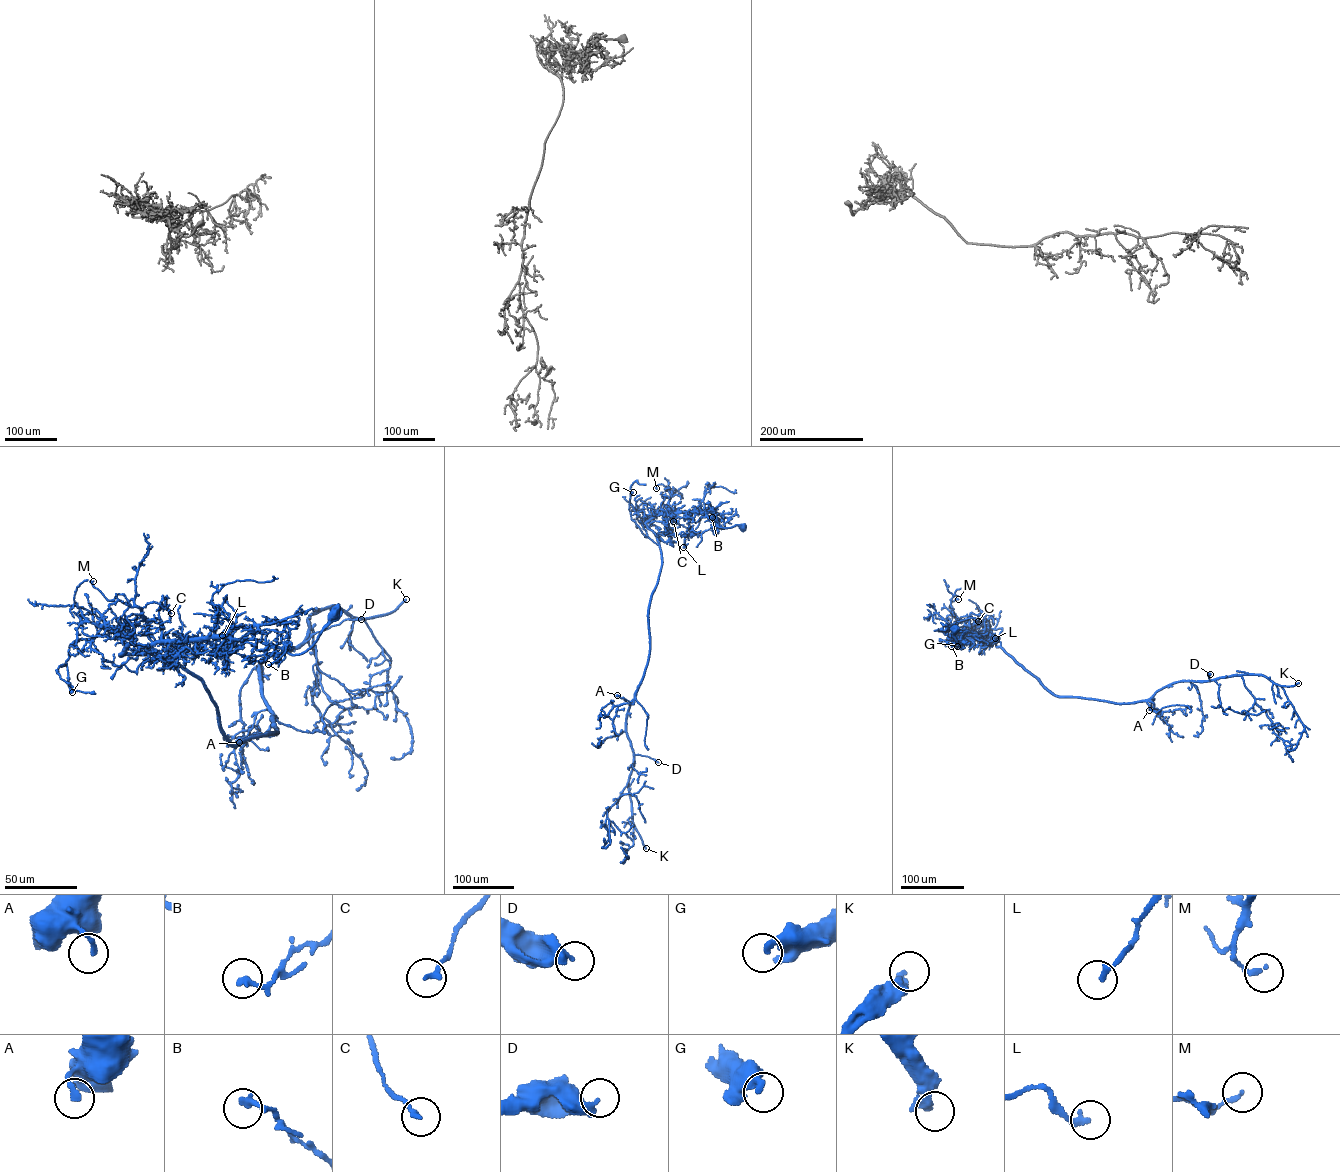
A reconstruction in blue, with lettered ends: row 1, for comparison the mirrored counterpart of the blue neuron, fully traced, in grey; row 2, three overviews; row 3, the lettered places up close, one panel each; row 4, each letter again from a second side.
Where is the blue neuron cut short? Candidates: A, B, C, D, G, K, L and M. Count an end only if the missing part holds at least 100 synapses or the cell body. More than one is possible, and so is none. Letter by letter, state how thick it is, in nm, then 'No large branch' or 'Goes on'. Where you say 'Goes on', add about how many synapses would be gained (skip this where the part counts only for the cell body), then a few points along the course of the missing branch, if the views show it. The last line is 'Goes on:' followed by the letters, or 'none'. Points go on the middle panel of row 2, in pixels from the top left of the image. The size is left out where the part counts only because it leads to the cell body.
A: Thickness 180 nm. No large branch
B: Thickness 220 nm. No large branch
C: Thickness 180 nm. No large branch
D: Thickness 460 nm. No large branch
G: Thickness 320 nm. No large branch
K: Thickness 320 nm. Goes on. Roughly 1500 synapses
L: Thickness 240 nm. No large branch
M: Thickness 180 nm. No large branch
Goes on: K

